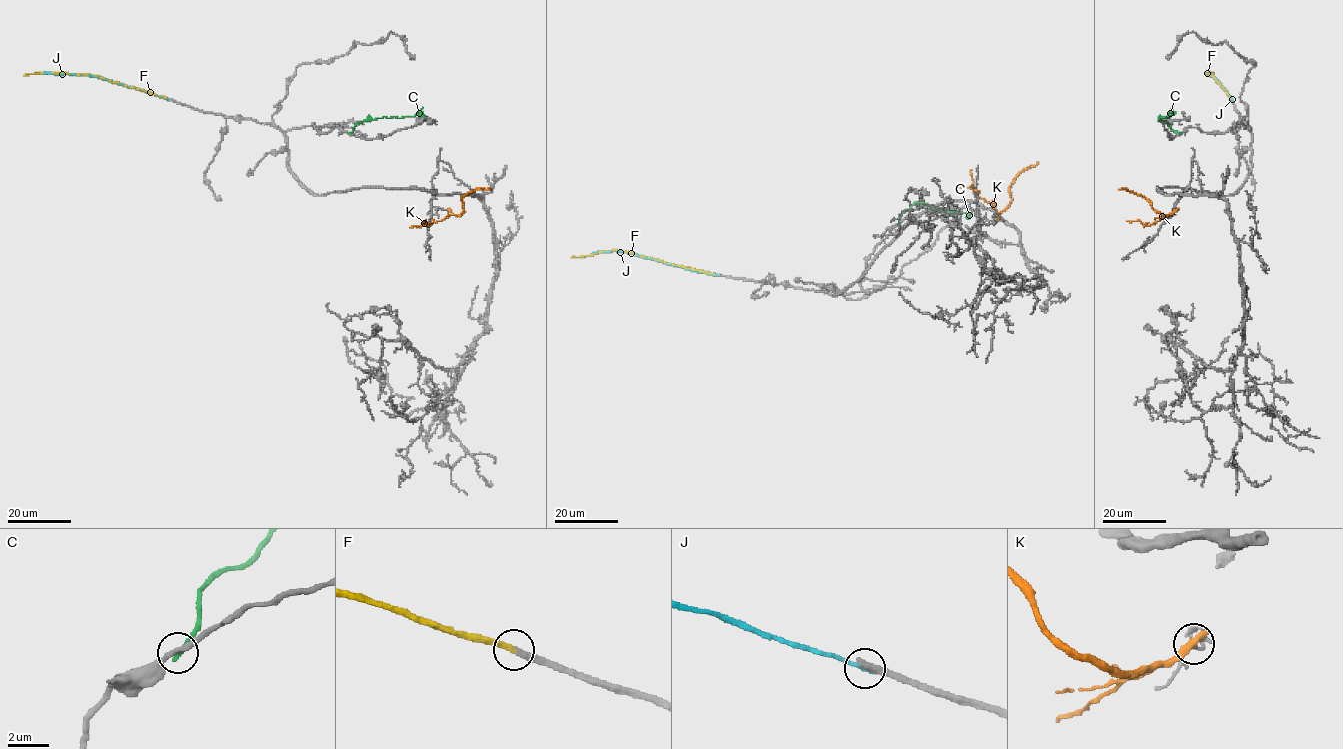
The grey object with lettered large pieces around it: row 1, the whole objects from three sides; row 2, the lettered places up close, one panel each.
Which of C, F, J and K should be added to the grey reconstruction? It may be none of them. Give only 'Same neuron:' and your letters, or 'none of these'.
Same neuron: F

